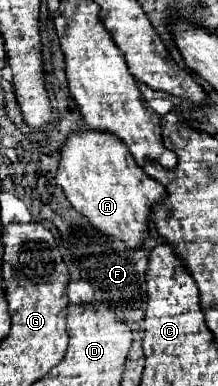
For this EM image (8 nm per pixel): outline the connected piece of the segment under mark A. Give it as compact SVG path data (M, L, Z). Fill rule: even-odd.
M78 130L68 136L56 174L56 184L64 190L72 208L80 212L102 234L138 250L148 232L152 206L166 198L166 188L136 166L128 148L112 134L98 130Z

